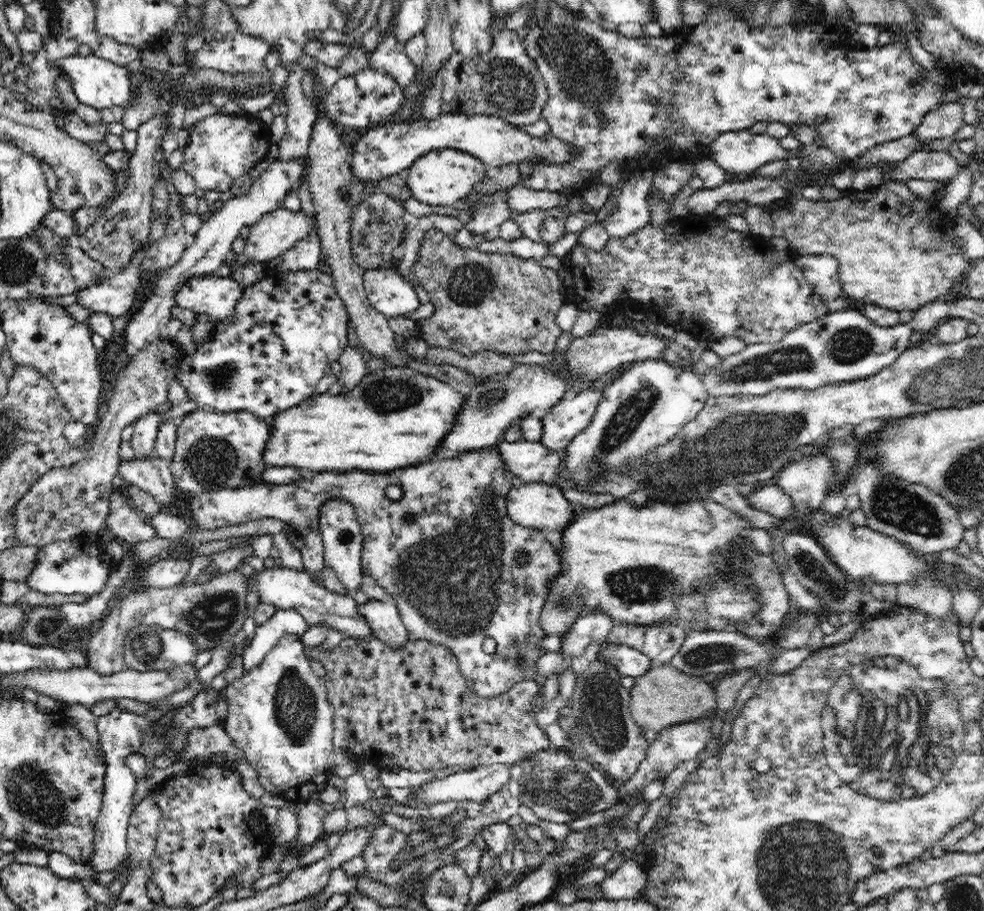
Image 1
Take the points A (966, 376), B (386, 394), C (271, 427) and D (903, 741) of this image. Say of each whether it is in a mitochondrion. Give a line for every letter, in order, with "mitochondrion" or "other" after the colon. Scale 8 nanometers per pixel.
A: mitochondrion
B: mitochondrion
C: other
D: mitochondrion

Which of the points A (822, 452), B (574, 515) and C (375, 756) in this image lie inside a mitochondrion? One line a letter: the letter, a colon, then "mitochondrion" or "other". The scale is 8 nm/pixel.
A: other
B: other
C: other

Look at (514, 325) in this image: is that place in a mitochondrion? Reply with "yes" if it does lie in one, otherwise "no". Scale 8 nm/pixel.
no

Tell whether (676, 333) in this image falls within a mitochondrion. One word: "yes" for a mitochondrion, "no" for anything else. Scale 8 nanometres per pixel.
no

